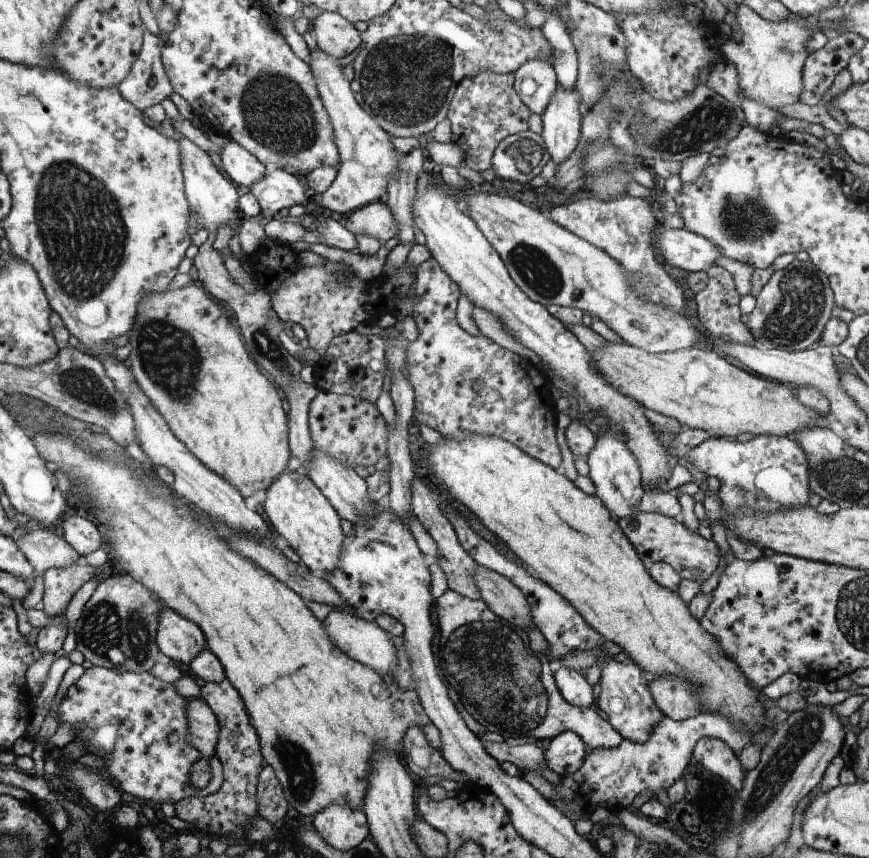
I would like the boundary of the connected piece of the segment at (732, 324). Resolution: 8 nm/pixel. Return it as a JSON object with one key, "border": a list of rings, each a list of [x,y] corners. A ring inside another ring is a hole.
{"border":[[[712,265],[707,271],[708,282],[706,288],[696,293],[694,300],[697,304],[697,314],[702,328],[705,332],[710,332],[712,338],[720,338],[724,343],[746,344],[748,338],[748,325],[740,322],[740,308],[738,308],[738,300],[740,300],[740,292],[734,288],[733,276],[724,267]]]}

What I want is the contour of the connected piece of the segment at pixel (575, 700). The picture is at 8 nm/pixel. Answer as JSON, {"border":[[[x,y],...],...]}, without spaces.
{"border":[[[557,666],[553,677],[566,702],[582,708],[595,707],[592,685],[586,681],[584,672]]]}

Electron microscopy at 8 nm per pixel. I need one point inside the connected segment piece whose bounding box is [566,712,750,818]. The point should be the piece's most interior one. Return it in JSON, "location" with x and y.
{"location":[611,778]}

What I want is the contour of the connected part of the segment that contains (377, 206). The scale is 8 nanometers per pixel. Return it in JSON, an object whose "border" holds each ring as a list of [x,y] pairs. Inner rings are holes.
{"border":[[[379,201],[371,202],[353,212],[346,219],[346,230],[355,235],[368,235],[379,241],[387,241],[397,233],[397,223],[389,207]]]}

